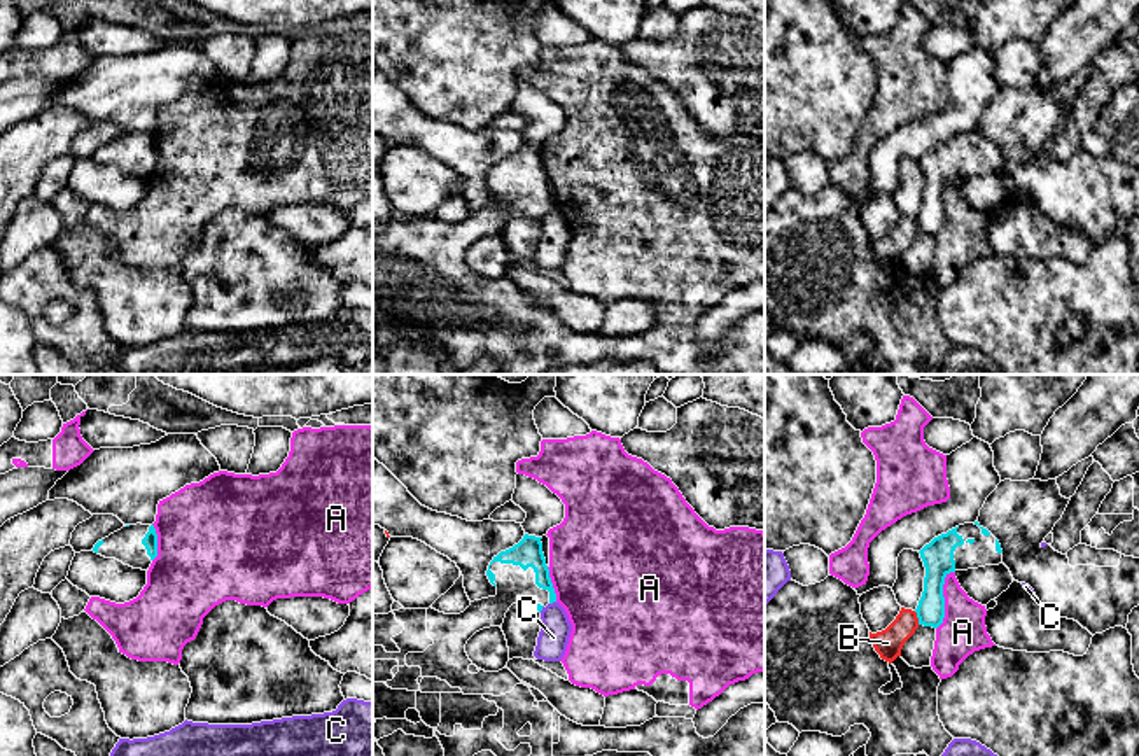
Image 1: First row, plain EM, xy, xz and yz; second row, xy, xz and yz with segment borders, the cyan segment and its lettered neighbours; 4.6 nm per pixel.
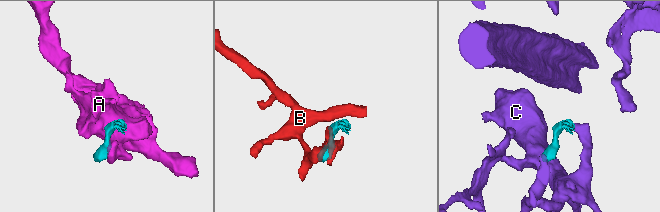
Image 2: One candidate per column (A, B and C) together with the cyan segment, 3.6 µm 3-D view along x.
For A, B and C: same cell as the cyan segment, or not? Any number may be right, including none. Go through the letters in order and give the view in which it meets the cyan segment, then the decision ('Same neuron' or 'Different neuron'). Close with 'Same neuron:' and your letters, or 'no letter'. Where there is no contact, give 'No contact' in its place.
A: Touches cyan in yz. Different neuron
B: Touches cyan in yz. Different neuron
C: Touches cyan in xz. Different neuron
Same neuron: no letter

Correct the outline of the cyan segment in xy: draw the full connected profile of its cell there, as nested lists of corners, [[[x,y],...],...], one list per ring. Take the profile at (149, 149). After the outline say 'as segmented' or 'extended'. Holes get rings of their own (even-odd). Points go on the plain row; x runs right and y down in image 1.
[[[126,133],[98,149],[93,159],[105,166],[115,166],[133,177],[149,178],[157,164],[157,142],[154,133]]]; extended

